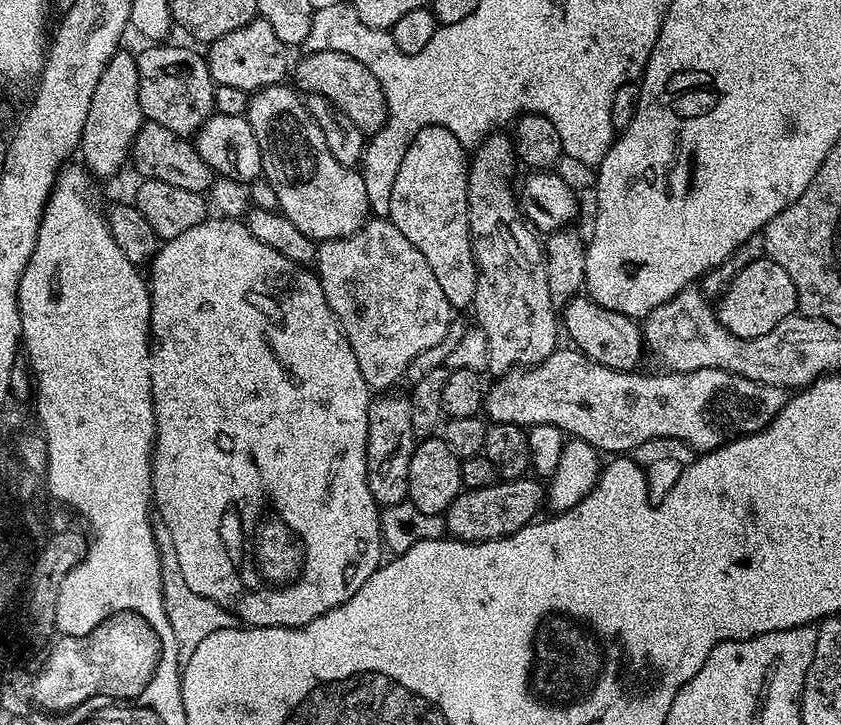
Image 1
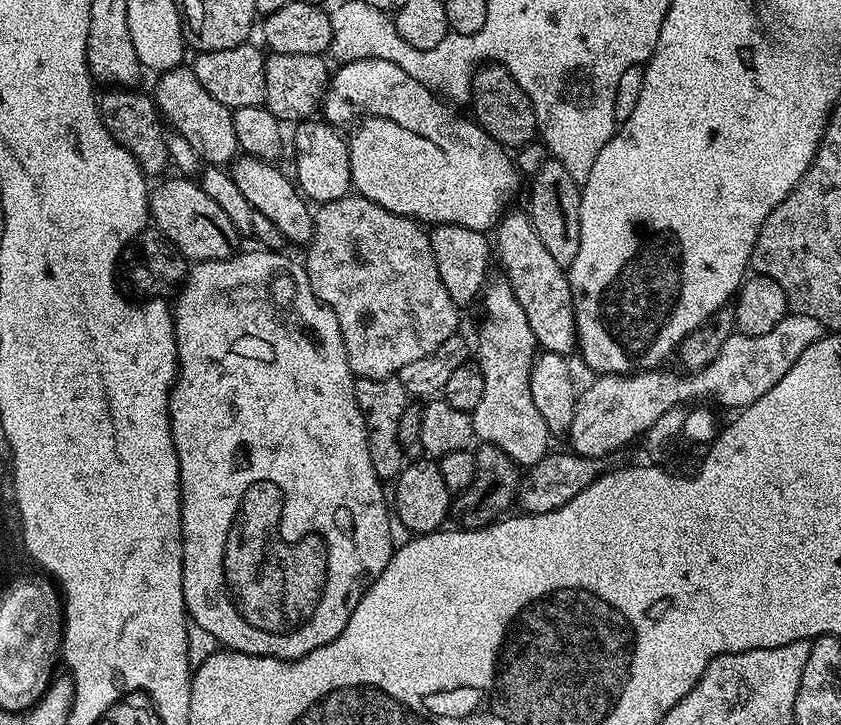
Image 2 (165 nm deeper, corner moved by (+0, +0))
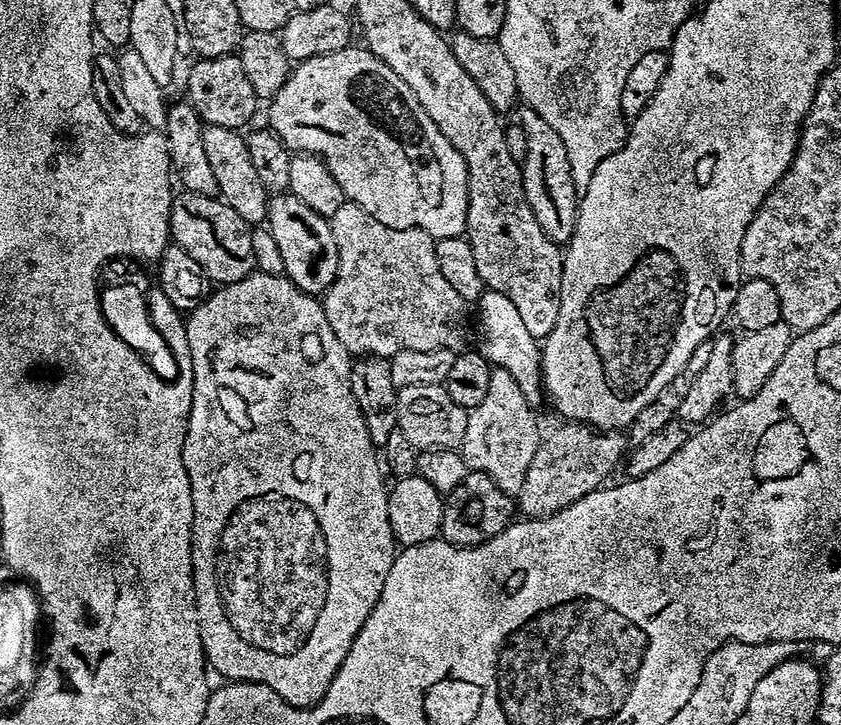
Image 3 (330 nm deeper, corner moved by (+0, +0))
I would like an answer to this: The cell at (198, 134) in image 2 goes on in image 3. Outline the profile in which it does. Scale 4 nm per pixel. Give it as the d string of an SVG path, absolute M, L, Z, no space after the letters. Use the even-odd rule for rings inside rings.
M204 124L201 127L202 146L206 149L206 158L214 169L214 178L218 182L218 196L238 214L249 226L260 226L265 223L268 214L270 194L262 186L245 137L235 128Z

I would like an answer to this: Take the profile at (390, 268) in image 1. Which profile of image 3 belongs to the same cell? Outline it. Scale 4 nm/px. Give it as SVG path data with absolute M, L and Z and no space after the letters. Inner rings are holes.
M346 202L342 206L338 206L338 210L334 210L334 214L330 218L332 225L332 233L334 234L334 246L338 246L338 274L334 278L334 282L322 293L322 303L324 305L324 313L326 314L326 322L330 322L330 330L334 330L334 334L338 334L338 342L343 351L351 354L356 358L366 356L378 356L381 358L390 358L394 354L398 354L402 350L434 350L435 348L445 348L454 353L459 353L465 347L464 344L469 343L470 332L464 327L469 327L470 320L464 317L464 307L466 301L459 296L458 292L446 282L445 275L441 273L441 267L438 266L436 253L436 243L430 234L426 234L426 230L421 228L407 228L406 230L394 230L390 226L382 226L382 222L378 222L378 218L374 218L374 214L366 214L366 210L362 210L362 206Z

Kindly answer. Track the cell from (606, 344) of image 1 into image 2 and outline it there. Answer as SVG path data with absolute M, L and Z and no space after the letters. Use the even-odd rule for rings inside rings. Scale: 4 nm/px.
M505 211L494 229L495 255L500 255L503 275L514 290L518 304L526 310L526 322L530 322L530 328L534 330L537 345L545 352L557 352L567 357L578 348L576 311L572 309L568 273L554 262L554 258L550 258L546 246L542 246L538 234L532 229L529 213L512 211Z

